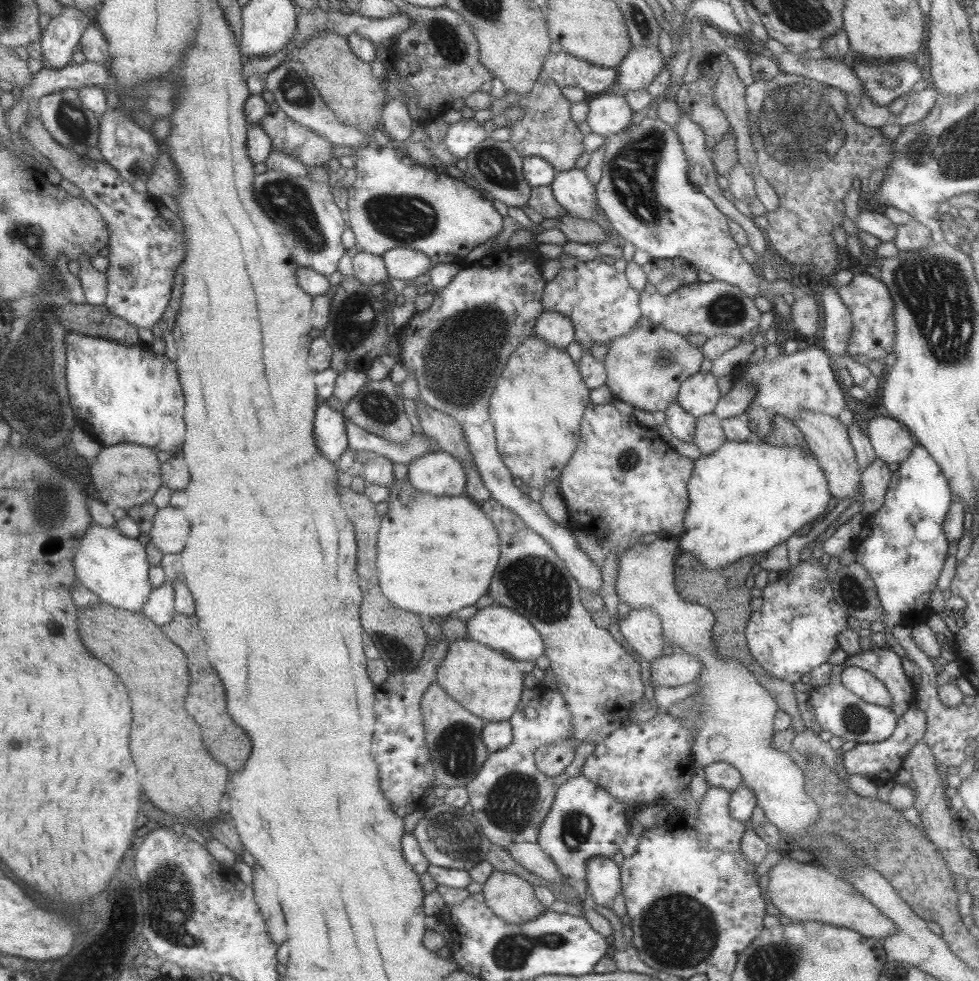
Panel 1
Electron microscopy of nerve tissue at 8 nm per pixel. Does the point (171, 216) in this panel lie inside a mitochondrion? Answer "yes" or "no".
no

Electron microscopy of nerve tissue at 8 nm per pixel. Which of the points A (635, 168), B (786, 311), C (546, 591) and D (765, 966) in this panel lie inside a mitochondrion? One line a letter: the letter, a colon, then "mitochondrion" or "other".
A: mitochondrion
B: other
C: mitochondrion
D: mitochondrion

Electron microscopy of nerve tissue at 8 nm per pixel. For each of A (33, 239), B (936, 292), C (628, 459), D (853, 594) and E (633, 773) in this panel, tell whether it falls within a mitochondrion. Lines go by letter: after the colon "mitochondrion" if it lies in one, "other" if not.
A: mitochondrion
B: mitochondrion
C: mitochondrion
D: mitochondrion
E: other

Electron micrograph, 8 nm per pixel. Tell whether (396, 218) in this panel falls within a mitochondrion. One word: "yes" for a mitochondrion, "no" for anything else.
yes

